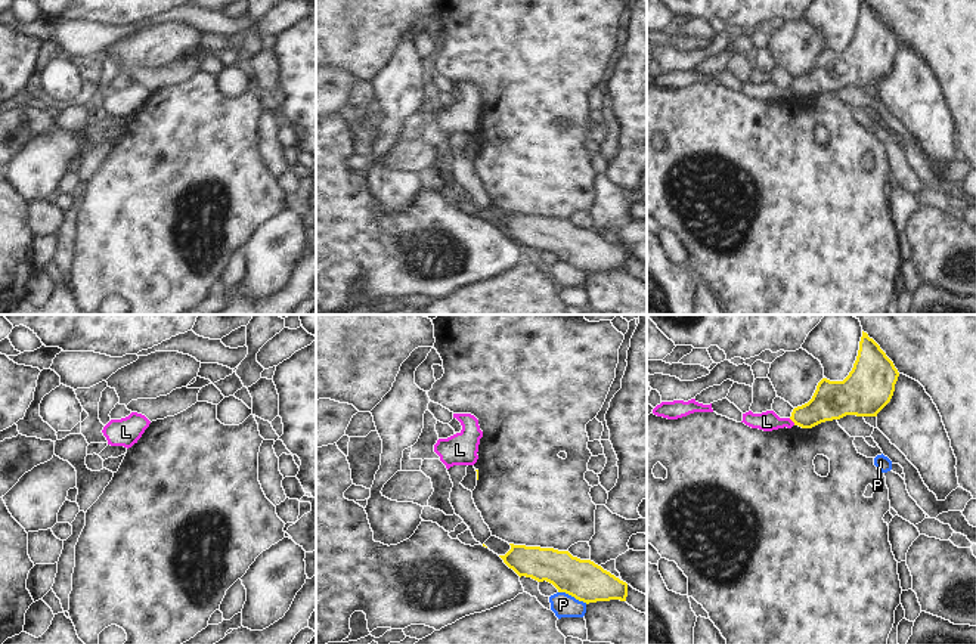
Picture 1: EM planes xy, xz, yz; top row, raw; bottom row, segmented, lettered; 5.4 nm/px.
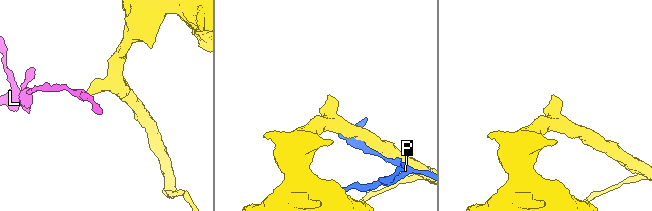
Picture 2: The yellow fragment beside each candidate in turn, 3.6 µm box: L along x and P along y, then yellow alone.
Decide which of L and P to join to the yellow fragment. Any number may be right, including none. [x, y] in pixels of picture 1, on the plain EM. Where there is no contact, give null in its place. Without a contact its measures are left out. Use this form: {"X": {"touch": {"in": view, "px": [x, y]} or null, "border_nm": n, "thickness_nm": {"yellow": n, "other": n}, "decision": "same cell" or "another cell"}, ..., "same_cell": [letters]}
{"L": {"touch": {"in": "yz", "px": [792, 89]}, "border_nm": 50, "thickness_nm": {"yellow": 200, "other": 110}, "decision": "another cell"}, "P": {"touch": {"in": "xz", "px": [573, 265]}, "border_nm": 170, "thickness_nm": {"yellow": 220, "other": 130}, "decision": "another cell"}, "same_cell": []}

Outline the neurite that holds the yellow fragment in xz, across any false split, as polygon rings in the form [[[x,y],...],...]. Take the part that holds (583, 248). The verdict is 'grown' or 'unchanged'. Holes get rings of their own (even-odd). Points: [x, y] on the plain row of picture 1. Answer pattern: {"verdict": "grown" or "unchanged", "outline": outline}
{"verdict": "unchanged", "outline": [[[509,213],[511,219],[499,225],[520,247],[552,253],[586,273],[597,270],[626,270],[628,253],[591,229],[573,226],[568,220]]]}

